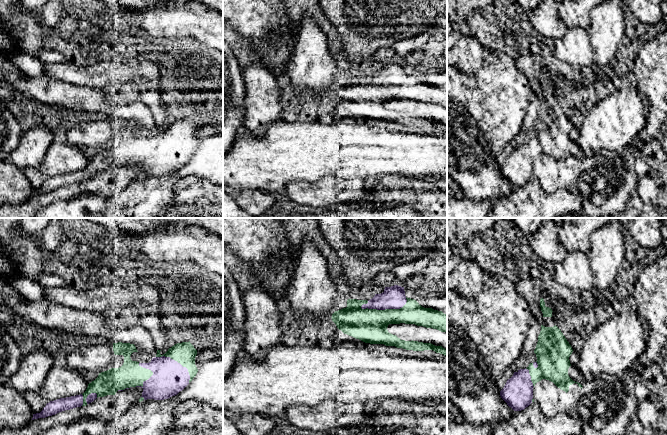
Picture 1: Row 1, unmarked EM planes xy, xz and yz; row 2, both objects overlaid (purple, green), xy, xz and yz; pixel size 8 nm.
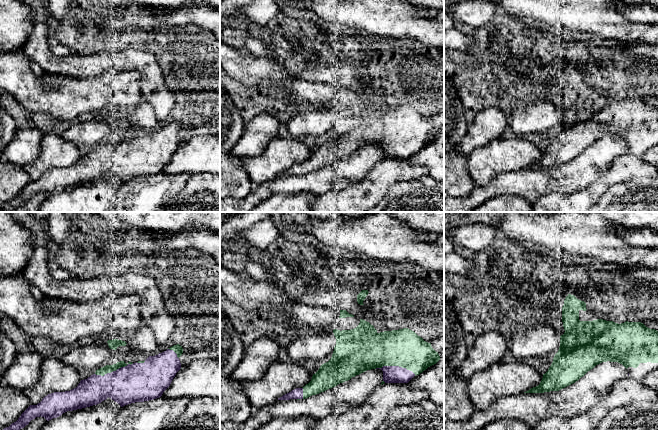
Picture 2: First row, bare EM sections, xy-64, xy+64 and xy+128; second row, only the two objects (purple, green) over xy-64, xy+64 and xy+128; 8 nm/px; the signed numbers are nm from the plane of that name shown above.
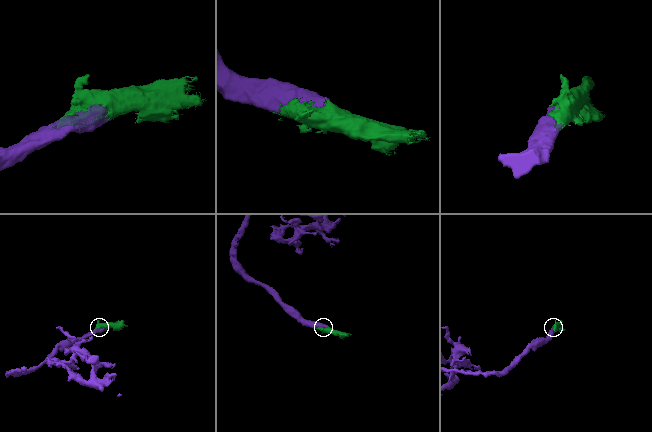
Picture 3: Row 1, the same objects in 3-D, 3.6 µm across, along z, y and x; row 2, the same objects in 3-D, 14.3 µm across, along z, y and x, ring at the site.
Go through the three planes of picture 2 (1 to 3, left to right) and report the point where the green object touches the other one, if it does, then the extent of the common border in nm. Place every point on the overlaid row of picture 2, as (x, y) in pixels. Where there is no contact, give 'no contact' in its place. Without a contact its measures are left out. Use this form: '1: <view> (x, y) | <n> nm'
1: xy-64 (114, 371) | 320 nm
2: xy+64 (392, 366) | 280 nm
3: no contact

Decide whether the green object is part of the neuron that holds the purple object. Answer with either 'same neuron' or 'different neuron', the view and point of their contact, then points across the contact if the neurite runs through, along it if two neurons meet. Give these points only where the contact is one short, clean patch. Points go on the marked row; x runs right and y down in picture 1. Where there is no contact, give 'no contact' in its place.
same neuron; contact xz (384, 309)

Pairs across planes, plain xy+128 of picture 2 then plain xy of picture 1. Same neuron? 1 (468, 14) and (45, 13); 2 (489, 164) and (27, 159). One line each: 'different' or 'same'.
1: same
2: different

